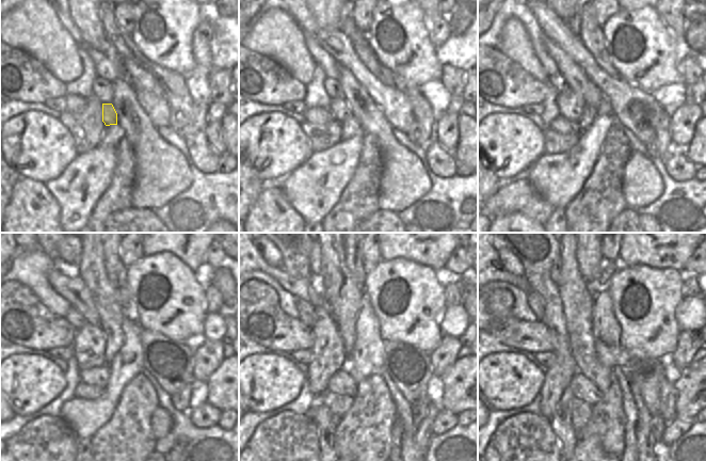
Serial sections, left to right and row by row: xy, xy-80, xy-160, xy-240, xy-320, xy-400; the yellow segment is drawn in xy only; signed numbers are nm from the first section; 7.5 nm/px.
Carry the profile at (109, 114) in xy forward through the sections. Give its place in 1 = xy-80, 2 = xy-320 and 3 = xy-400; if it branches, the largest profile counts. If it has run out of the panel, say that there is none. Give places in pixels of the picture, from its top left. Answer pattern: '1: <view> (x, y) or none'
1: xy-80 (339, 109)
2: xy-320 (327, 355)
3: xy-400 (536, 254)

